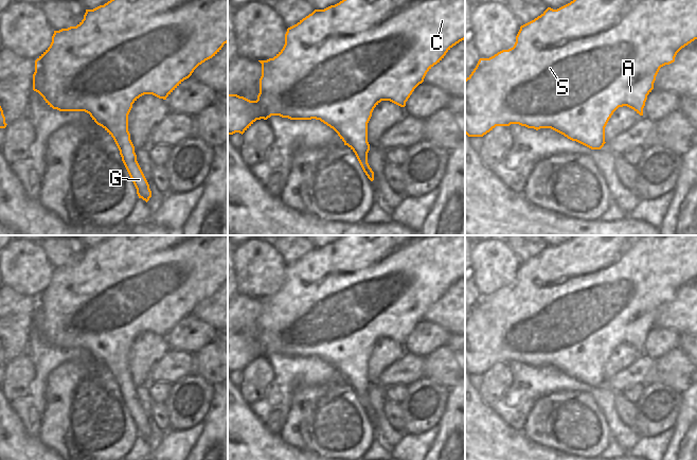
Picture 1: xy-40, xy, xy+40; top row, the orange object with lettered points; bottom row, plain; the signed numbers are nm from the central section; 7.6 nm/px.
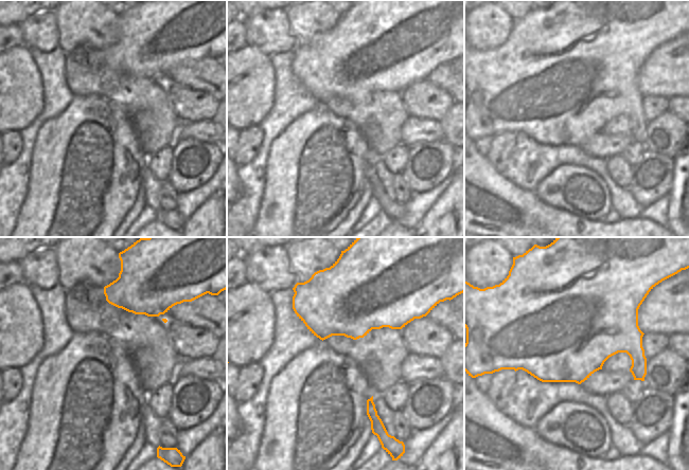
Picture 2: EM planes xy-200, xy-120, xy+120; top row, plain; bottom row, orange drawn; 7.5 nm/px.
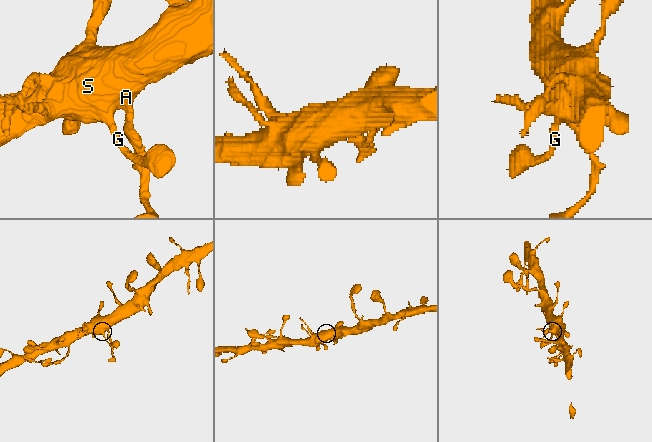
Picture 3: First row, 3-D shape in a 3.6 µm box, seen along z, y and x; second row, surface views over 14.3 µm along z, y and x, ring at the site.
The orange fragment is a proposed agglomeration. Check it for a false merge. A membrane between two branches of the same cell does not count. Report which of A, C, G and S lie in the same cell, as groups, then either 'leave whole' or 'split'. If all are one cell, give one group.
groups A C G S; leave whole

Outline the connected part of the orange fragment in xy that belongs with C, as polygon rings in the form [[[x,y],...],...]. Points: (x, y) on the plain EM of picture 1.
[[[344,235],[339,241],[324,247],[315,247],[297,262],[287,266],[285,282],[273,296],[258,298],[262,301],[262,314],[260,316],[260,331],[256,338],[250,338],[237,332],[228,332],[228,372],[235,370],[243,372],[256,357],[267,357],[271,353],[280,353],[290,357],[320,357],[333,366],[344,379],[344,383],[347,383],[355,390],[363,409],[373,419],[374,409],[368,401],[368,390],[370,388],[368,360],[374,346],[381,338],[390,338],[400,344],[405,344],[414,326],[424,319],[427,309],[440,300],[453,283],[464,277],[465,235]]]

